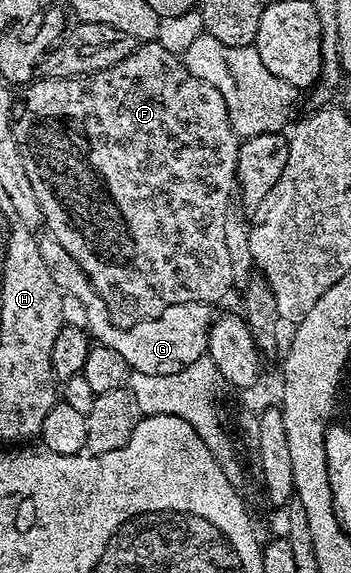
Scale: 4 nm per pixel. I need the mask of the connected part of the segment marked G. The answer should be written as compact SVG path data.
M40 238L38 244L41 261L45 261L45 269L49 269L49 277L53 277L55 288L63 295L81 301L81 309L85 309L87 318L86 330L102 346L121 353L121 357L132 372L175 374L192 365L193 361L206 356L207 334L213 318L212 304L189 301L181 305L169 305L169 309L165 309L154 319L142 319L141 322L130 324L124 329L111 318L111 310L107 308L105 301L101 301L97 289L89 281L87 274L77 265L77 261L73 261L73 257L69 257L69 253L65 253L65 249L56 239Z

